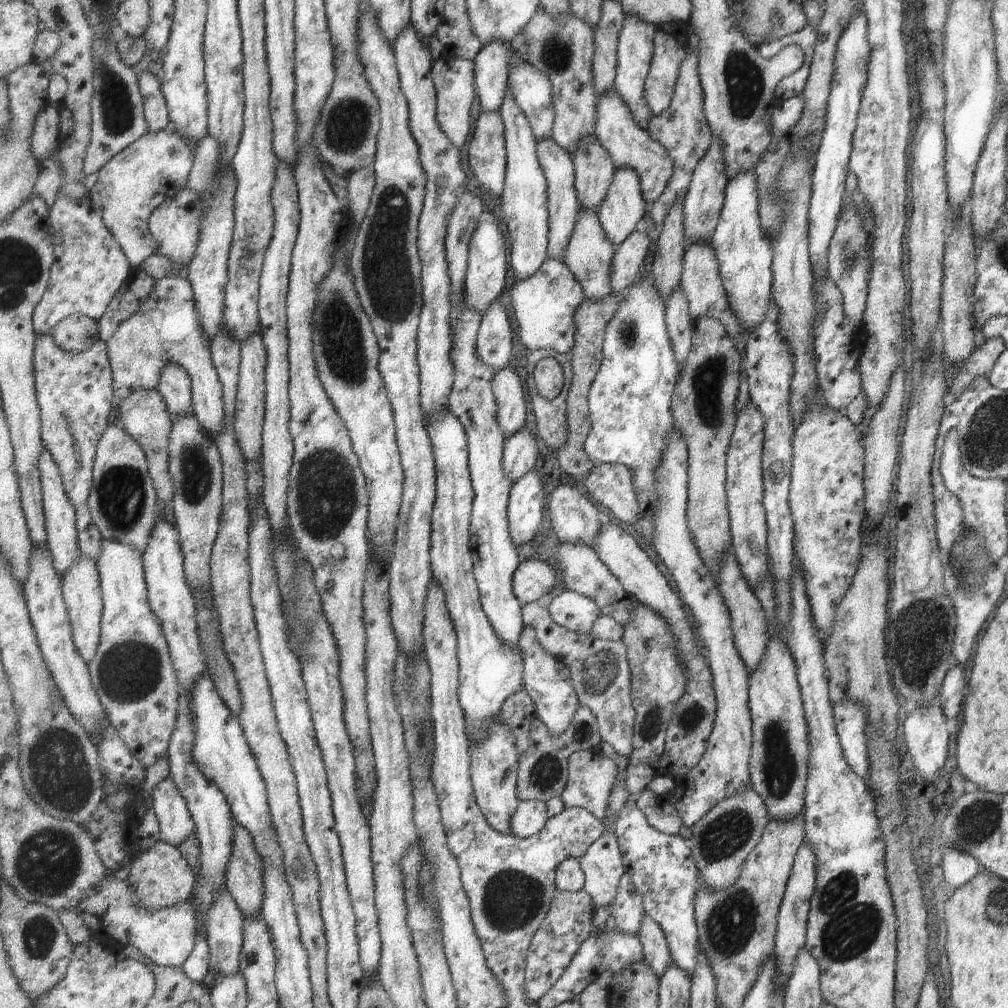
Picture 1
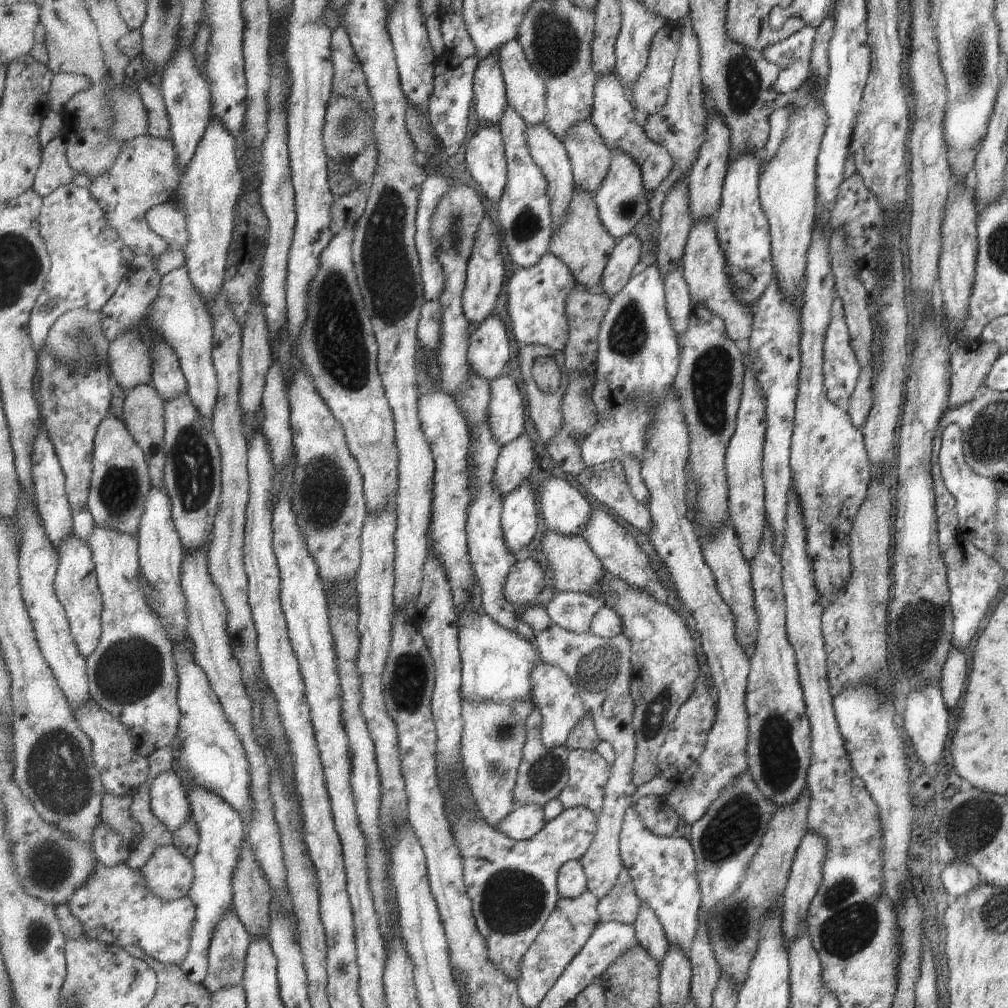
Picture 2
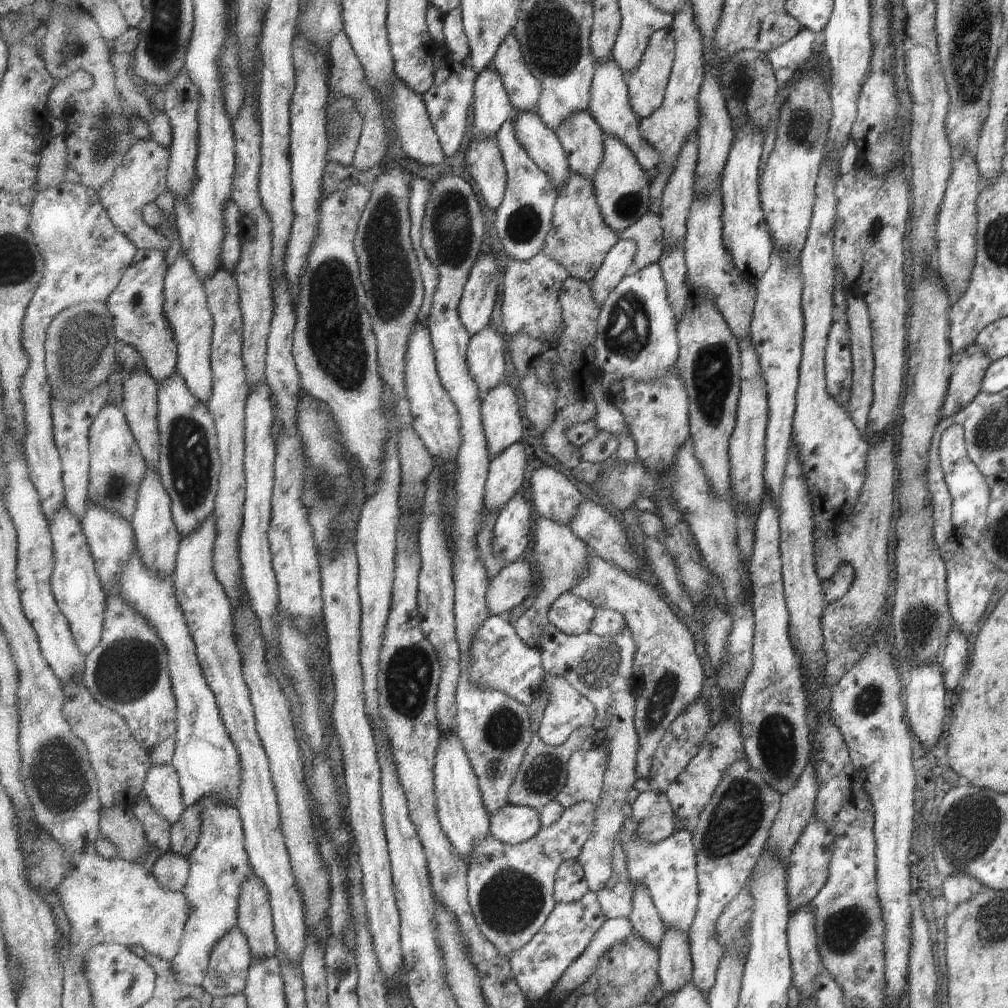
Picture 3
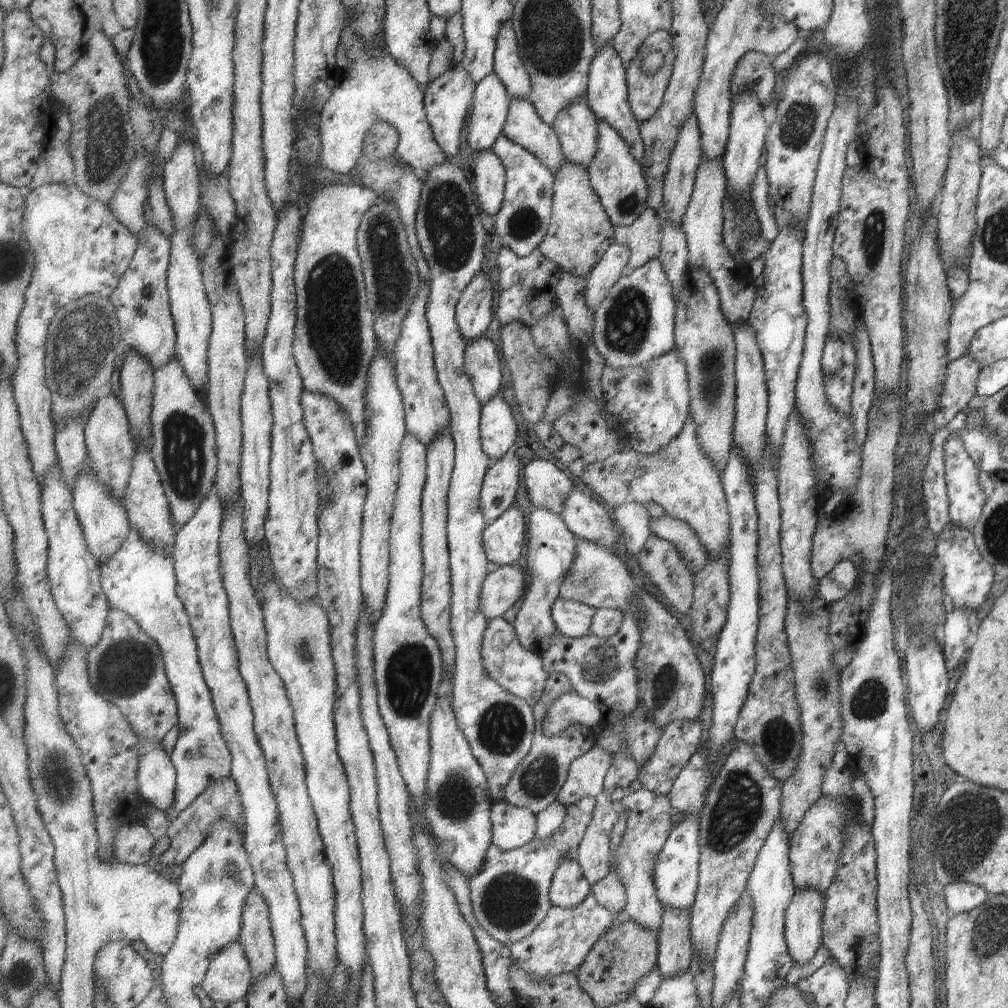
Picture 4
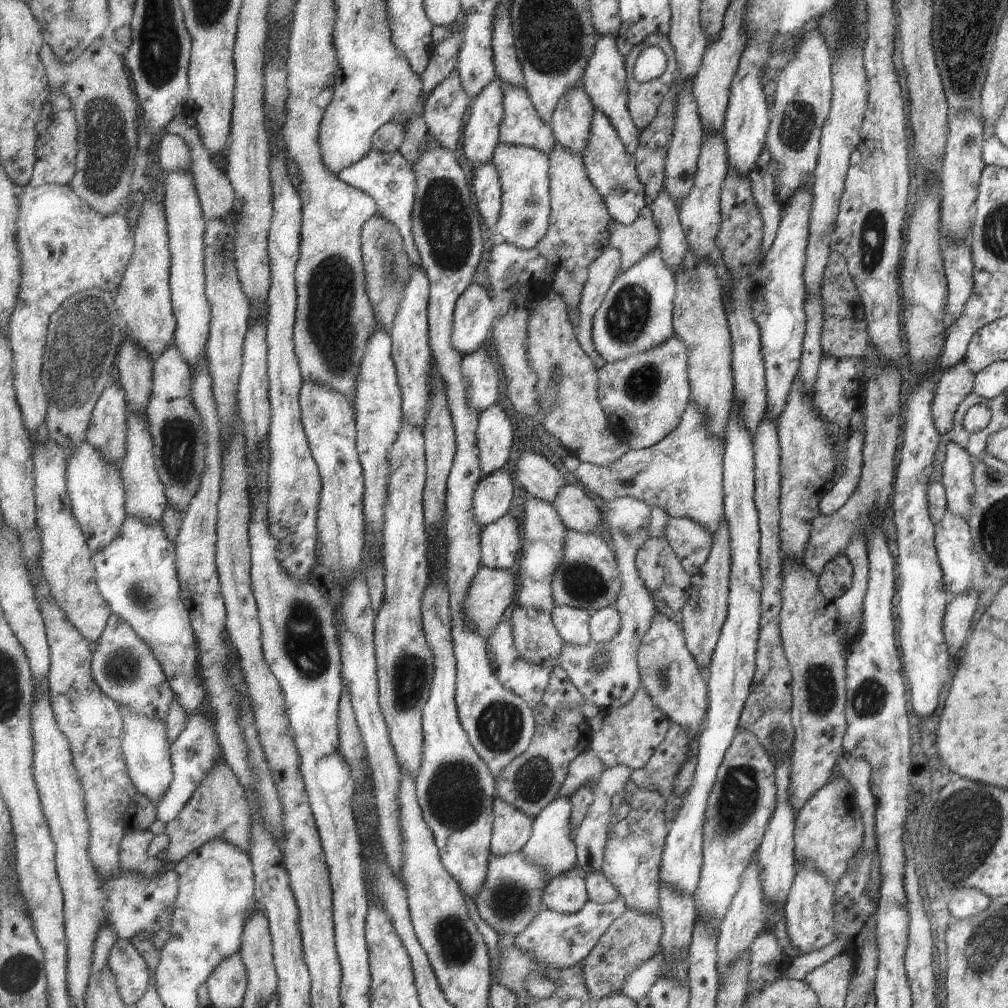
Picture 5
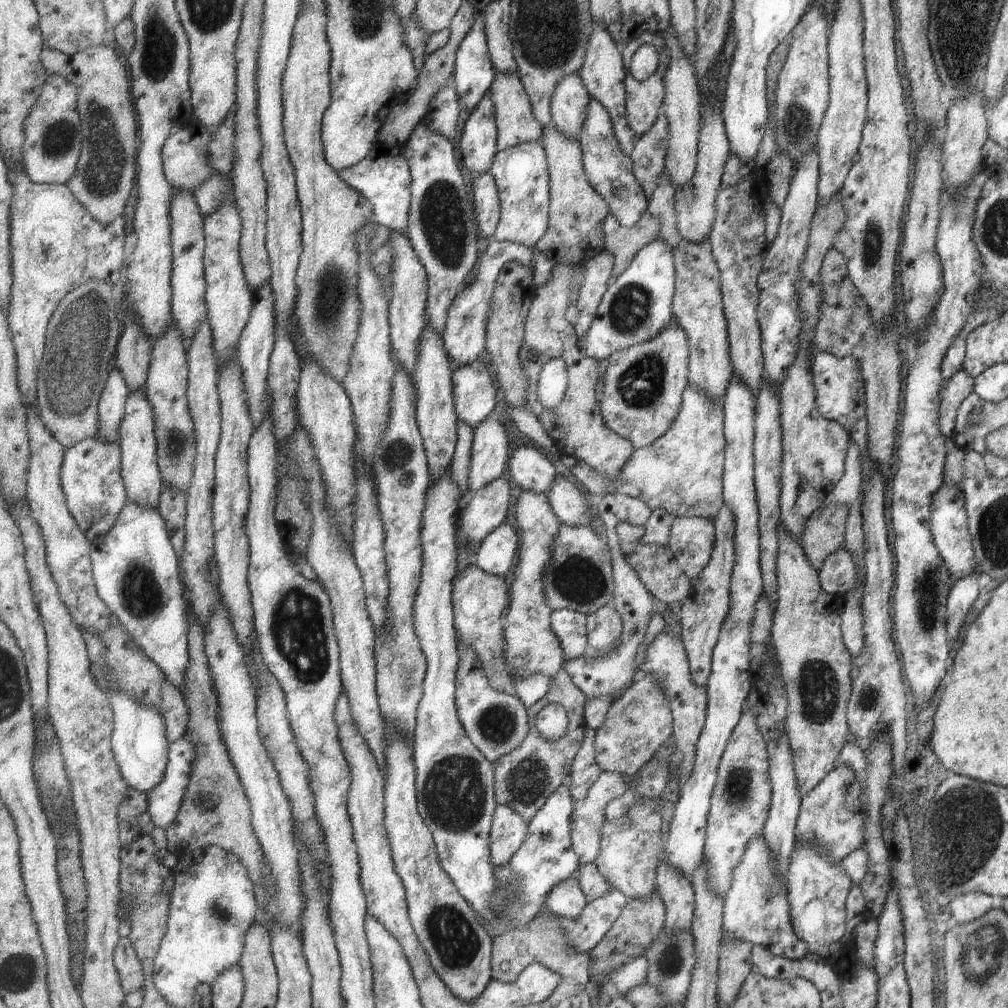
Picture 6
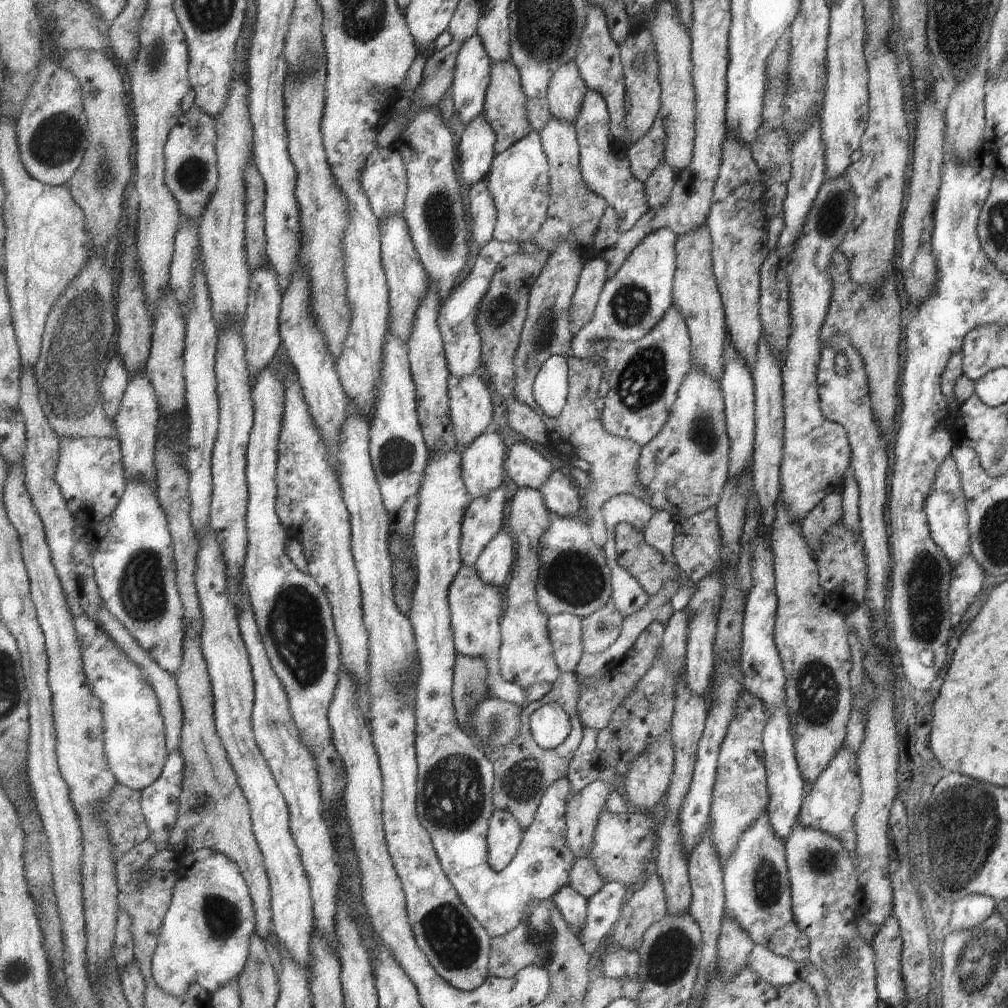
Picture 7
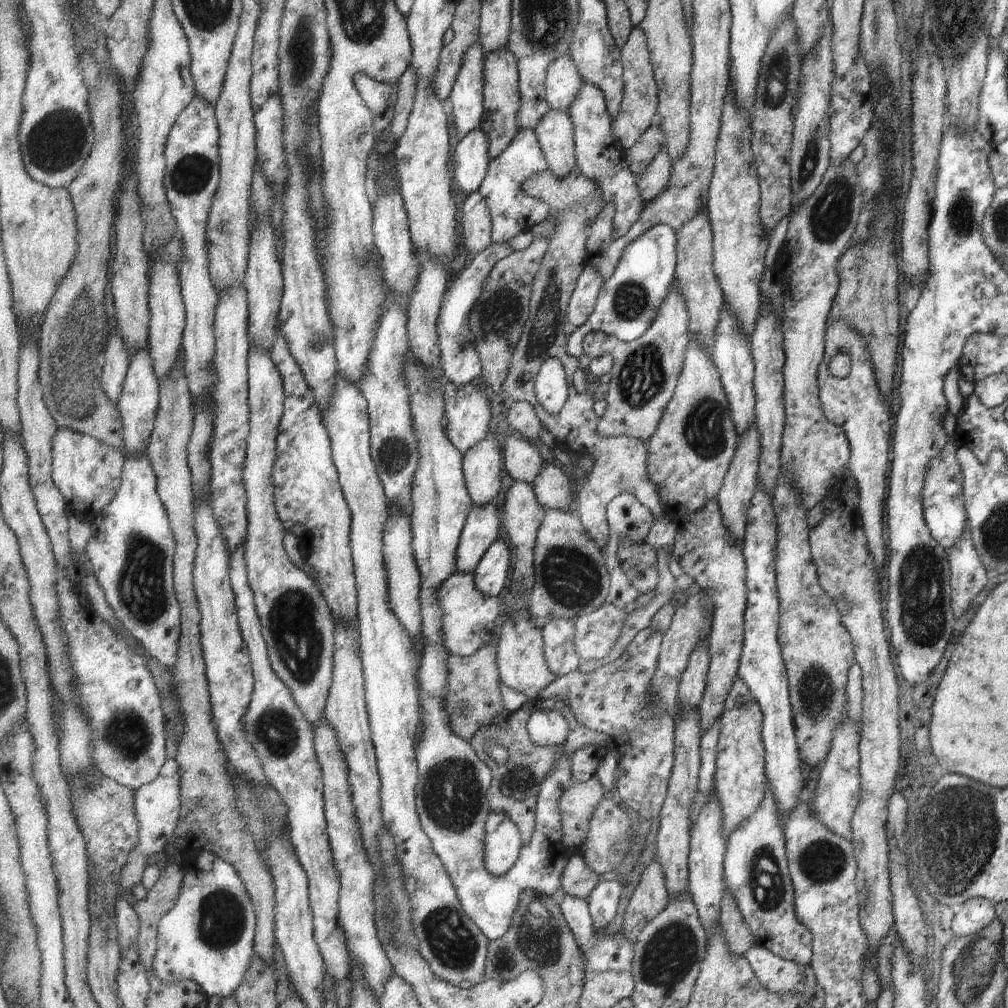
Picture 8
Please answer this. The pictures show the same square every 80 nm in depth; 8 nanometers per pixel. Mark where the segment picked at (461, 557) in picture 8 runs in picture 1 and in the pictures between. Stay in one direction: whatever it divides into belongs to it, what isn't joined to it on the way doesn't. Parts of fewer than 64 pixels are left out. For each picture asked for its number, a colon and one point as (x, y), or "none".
1: (521, 455)
2: (515, 463)
3: (507, 471)
4: (502, 483)
5: (493, 497)
6: (487, 509)
7: (484, 516)

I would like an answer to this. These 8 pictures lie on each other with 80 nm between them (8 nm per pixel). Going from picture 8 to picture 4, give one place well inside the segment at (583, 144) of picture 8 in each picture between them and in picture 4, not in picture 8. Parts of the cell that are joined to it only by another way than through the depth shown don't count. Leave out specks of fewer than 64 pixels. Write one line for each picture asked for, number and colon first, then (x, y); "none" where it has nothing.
4: (618, 177)
5: (612, 168)
6: (610, 170)
7: (604, 161)

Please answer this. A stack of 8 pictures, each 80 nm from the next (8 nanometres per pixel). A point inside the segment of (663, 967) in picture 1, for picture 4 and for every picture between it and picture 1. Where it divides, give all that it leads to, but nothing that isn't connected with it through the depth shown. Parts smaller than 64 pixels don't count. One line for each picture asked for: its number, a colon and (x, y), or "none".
2: (650, 932)
3: (646, 919)
4: (648, 828)

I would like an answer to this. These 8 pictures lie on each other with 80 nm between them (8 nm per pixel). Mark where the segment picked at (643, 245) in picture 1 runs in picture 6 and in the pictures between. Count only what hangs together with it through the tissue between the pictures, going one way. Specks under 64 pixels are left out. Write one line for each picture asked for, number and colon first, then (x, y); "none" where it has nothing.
2: (627, 256)
3: (620, 262)
4: (614, 264)
5: (602, 274)
6: (598, 276)

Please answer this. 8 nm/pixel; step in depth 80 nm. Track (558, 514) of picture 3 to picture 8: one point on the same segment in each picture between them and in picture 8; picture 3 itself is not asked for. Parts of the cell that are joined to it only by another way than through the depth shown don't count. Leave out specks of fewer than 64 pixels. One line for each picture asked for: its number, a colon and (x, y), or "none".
4: (548, 487)
5: (539, 477)
6: (531, 471)
7: (526, 466)
8: (522, 461)

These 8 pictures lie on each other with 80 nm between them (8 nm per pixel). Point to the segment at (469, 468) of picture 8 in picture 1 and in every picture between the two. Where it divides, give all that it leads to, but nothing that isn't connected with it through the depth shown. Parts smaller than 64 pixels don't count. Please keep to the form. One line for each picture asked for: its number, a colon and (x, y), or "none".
1: (512, 414)
2: (507, 420)
3: (503, 426)
4: (499, 432)
5: (495, 434)
6: (490, 454)
7: (483, 463)

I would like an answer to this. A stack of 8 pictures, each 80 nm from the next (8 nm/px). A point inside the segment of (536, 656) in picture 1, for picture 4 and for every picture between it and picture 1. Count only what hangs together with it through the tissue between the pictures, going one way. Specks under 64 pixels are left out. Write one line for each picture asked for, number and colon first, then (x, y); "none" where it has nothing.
2: (562, 707)
3: (567, 711)
4: (570, 708)

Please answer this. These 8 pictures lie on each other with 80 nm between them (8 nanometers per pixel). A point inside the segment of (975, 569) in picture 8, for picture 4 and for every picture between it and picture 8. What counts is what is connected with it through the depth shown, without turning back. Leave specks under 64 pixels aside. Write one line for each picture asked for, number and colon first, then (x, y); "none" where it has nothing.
4: (955, 637)
5: (955, 621)
6: (962, 594)
7: (967, 576)

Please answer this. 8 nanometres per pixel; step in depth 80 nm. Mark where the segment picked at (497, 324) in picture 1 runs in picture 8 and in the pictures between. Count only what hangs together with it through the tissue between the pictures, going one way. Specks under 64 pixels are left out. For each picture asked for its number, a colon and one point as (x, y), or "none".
2: (489, 352)
3: (487, 352)
4: (483, 363)
5: (482, 378)
6: (475, 398)
7: (471, 403)
8: (468, 411)

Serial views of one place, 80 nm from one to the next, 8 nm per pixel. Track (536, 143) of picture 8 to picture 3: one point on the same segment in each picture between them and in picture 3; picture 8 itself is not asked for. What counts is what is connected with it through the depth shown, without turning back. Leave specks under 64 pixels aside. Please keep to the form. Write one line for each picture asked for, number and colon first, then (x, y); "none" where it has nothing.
3: (523, 222)
4: (524, 219)
5: (525, 175)
6: (521, 173)
7: (520, 177)

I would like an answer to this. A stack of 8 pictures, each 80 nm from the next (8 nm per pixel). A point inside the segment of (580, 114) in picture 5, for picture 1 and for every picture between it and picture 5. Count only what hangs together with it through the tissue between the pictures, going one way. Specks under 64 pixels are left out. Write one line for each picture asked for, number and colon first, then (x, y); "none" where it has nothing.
1: (595, 170)
2: (591, 157)
3: (581, 135)
4: (577, 126)

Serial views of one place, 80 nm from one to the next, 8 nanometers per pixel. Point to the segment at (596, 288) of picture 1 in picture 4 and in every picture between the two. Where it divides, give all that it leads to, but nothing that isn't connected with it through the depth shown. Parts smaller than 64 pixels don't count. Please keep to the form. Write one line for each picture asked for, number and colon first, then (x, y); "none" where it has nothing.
2: (583, 242)
3: (580, 241)
4: (581, 232)

